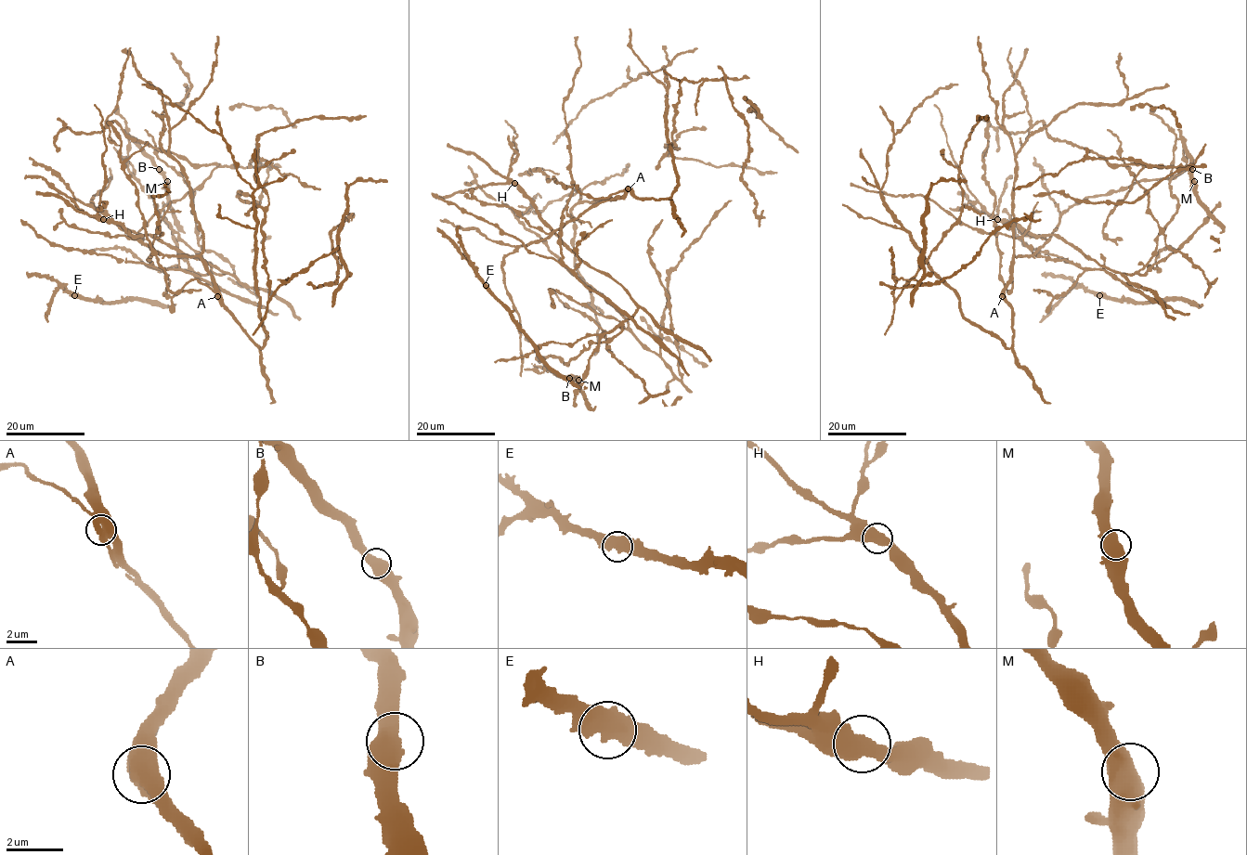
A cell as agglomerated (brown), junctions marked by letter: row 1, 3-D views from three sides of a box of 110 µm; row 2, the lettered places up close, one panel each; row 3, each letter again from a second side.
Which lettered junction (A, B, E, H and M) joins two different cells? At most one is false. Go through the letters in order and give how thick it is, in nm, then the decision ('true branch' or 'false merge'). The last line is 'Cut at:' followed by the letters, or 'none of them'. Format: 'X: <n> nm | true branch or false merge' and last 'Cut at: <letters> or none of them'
A: 650 nm | true branch
B: 600 nm | true branch
E: 600 nm | true branch
H: 600 nm | true branch
M: 550 nm | true branch
Cut at: none of them

